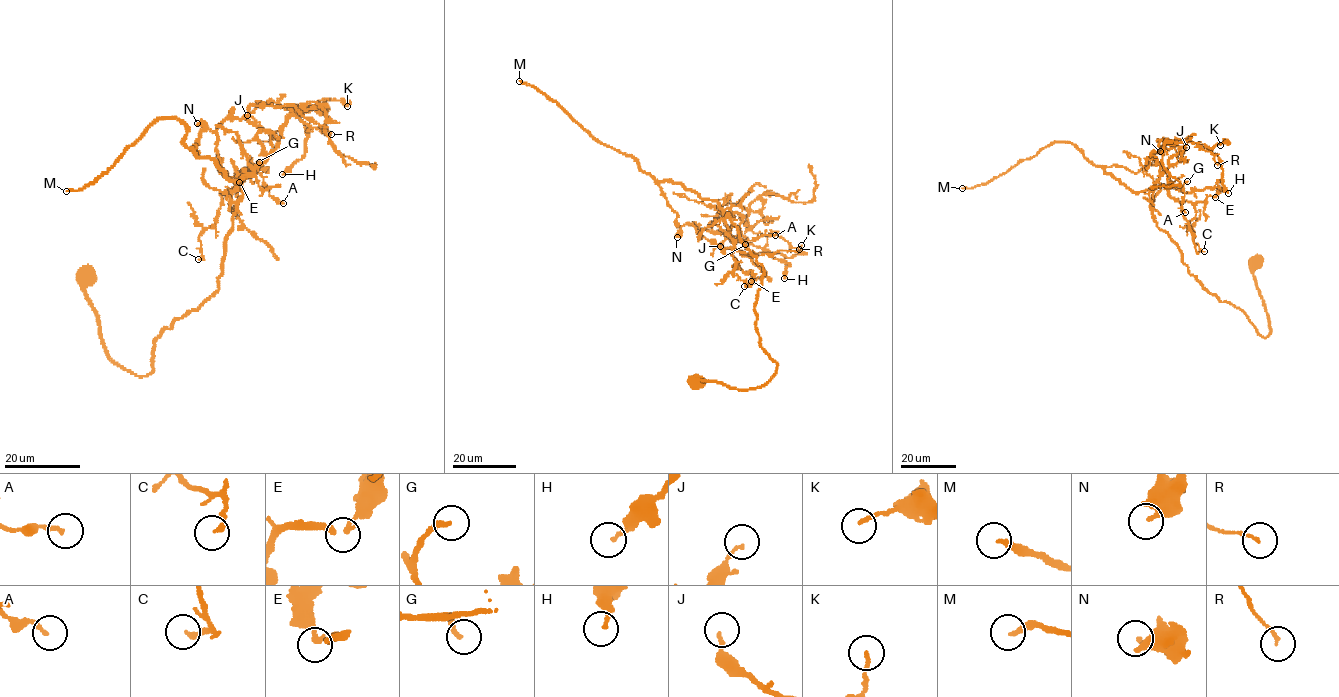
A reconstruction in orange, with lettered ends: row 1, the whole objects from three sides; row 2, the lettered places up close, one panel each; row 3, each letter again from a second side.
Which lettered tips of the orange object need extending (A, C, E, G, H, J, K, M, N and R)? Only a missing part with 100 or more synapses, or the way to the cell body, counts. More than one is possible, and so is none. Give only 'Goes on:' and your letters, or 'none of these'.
Goes on: M

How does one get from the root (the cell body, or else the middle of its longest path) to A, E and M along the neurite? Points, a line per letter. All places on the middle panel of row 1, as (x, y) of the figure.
A: (699, 383), (753, 389), (774, 374), (777, 364), (755, 325), (763, 267), (724, 215), (737, 242), (775, 235)
E: (699, 383), (774, 374), (763, 267), (717, 202), (658, 182), (677, 226), (766, 273), (751, 281)
M: (699, 383), (753, 389), (774, 374), (777, 364), (755, 325), (762, 266), (717, 202), (656, 181), (519, 81)

